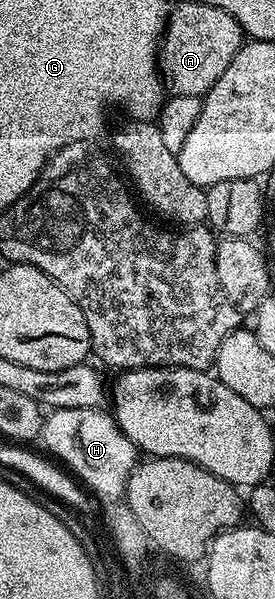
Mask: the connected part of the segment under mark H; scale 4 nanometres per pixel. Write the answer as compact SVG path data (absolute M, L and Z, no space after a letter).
M99 407L78 409L52 409L44 416L44 428L40 431L42 443L48 446L47 454L55 457L93 496L105 495L105 500L121 498L128 478L138 462L138 449L122 433L115 418Z

